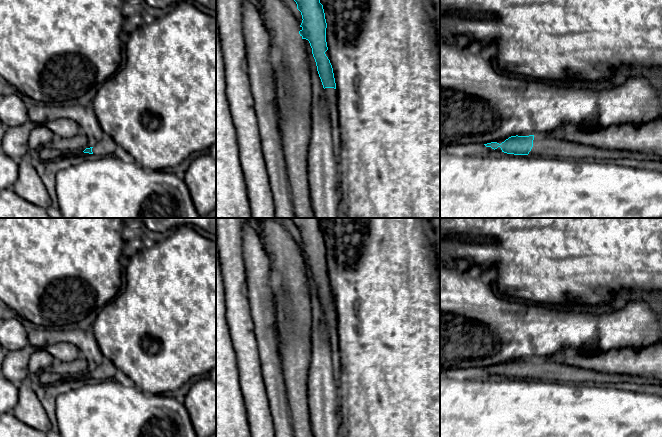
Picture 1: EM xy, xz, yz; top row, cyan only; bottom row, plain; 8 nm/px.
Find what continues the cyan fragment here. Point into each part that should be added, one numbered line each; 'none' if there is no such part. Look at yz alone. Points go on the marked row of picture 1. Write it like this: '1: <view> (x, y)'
1: yz (543, 145)

